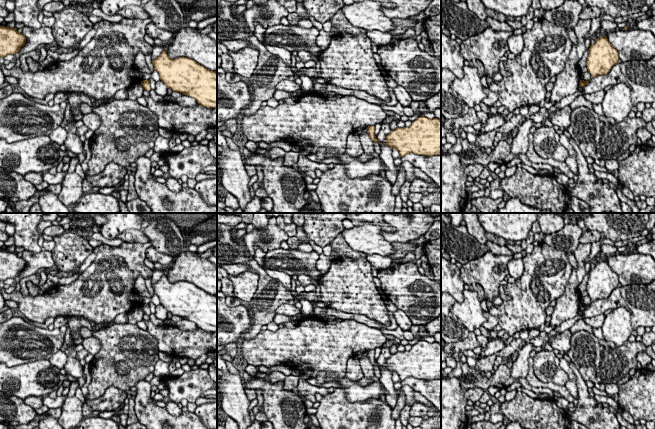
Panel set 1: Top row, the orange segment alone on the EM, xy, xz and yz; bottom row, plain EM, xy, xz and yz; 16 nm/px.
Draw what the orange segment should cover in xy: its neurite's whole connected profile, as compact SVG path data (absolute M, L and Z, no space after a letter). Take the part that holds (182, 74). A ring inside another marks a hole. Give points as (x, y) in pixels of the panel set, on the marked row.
M165 50L152 64L167 88L194 98L201 106L217 108L217 71L187 57L171 59Z

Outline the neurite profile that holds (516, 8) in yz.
M481 0L485 8L502 13L505 16L526 16L532 0Z

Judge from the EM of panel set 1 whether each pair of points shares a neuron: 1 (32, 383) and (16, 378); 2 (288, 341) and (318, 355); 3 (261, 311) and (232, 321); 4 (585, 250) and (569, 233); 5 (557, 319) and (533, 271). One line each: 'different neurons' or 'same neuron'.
1: same neuron
2: same neuron
3: different neurons
4: different neurons
5: different neurons

